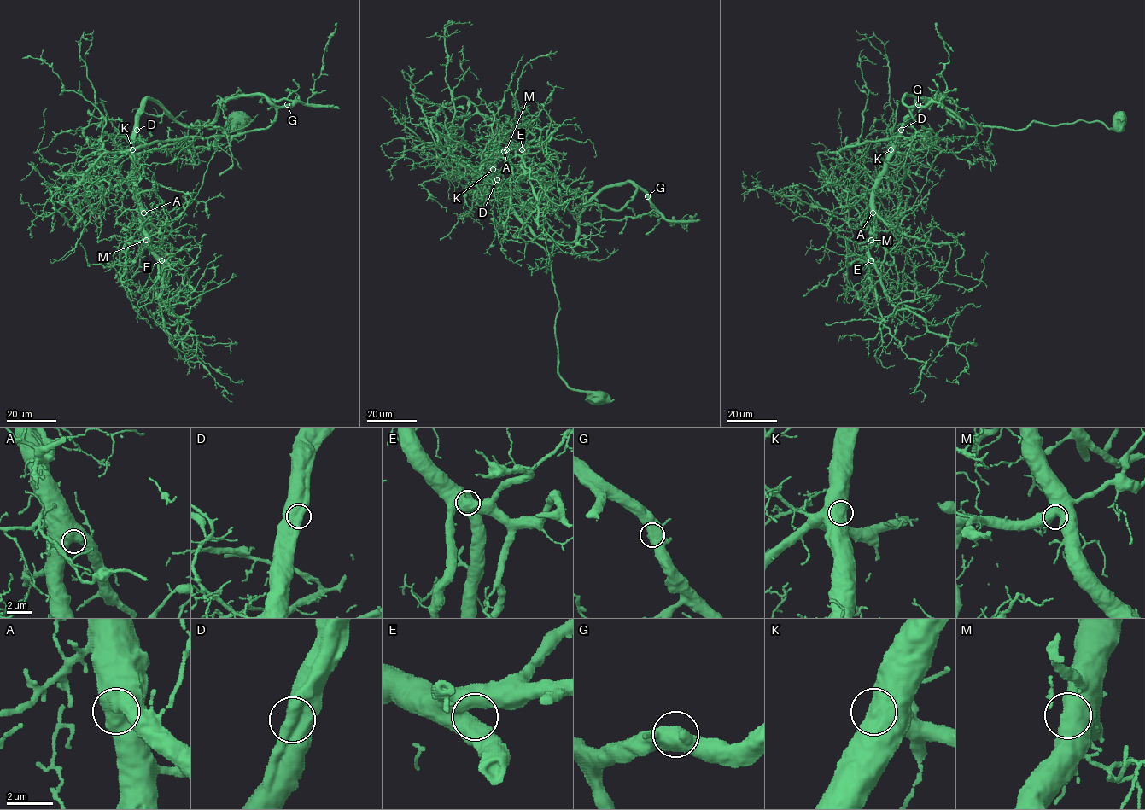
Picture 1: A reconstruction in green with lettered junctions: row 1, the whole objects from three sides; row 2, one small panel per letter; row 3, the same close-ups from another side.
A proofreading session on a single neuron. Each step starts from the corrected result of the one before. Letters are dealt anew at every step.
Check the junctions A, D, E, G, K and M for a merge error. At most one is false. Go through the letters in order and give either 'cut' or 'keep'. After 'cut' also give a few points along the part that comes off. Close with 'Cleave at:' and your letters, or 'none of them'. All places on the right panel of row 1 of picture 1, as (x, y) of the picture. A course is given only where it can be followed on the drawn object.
A: keep
D: keep
E: keep
G: keep
K: keep
M: keep
Cleave at: none of them

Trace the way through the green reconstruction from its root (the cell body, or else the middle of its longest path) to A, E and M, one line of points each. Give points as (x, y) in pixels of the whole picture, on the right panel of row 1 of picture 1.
A: (1121, 120), (1115, 129), (1083, 120), (976, 126), (919, 98), (884, 163), (873, 212)
E: (1121, 120), (1115, 129), (1083, 120), (976, 126), (919, 98), (880, 172), (871, 260)
M: (1121, 120), (1115, 129), (1083, 120), (976, 126), (919, 98), (880, 172), (871, 240)

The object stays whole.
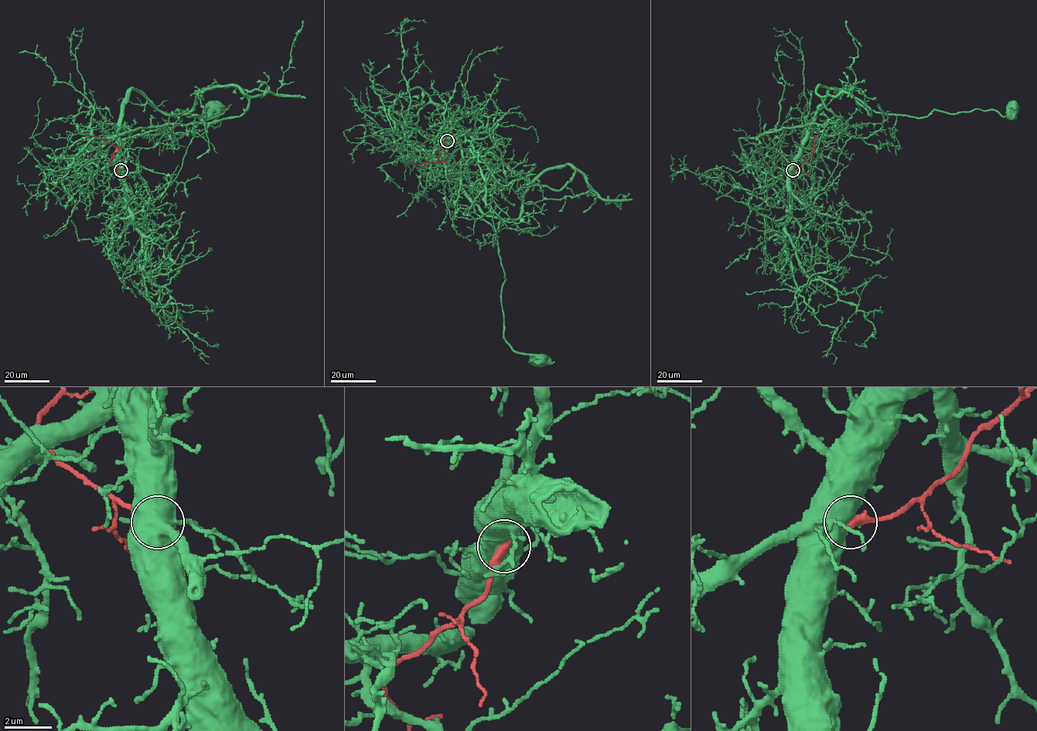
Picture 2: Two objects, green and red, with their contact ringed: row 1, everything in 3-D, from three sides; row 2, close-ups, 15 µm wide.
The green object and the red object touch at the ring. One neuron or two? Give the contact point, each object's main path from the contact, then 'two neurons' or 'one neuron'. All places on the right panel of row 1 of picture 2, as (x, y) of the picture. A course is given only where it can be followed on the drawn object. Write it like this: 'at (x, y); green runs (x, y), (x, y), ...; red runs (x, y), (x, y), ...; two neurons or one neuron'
at (793, 170); green runs (793, 170), (830, 90), (842, 89), (877, 113), (912, 117), (976, 109), (1008, 117), (1014, 109); red runs (793, 170), (799, 168), (813, 154), (813, 137), (816, 136), (813, 135); one neuron

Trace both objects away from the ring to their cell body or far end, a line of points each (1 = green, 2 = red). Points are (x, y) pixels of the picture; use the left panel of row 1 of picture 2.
1: (121, 170), (121, 107), (132, 89), (175, 117), (178, 109), (188, 116), (203, 117), (213, 109)
2: (121, 170), (110, 161), (115, 147), (100, 137), (86, 135)

